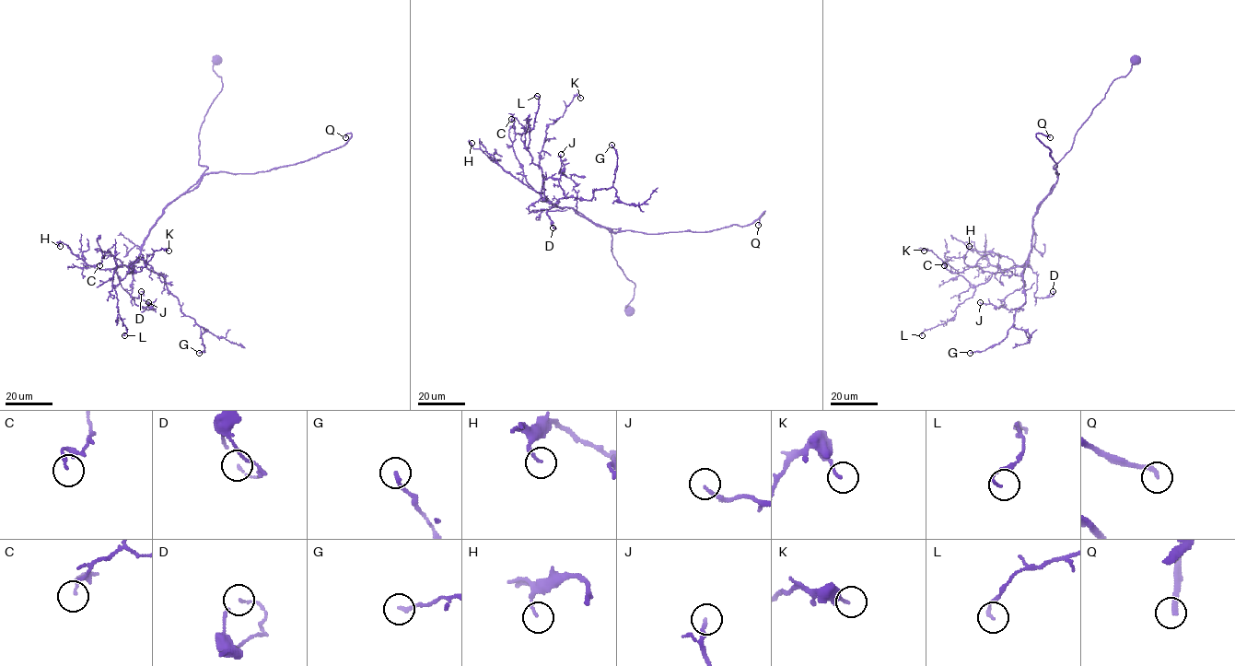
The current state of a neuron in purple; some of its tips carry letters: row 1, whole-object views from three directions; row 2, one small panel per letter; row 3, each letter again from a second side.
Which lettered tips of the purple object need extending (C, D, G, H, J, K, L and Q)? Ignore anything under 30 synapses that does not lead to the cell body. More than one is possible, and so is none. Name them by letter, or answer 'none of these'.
Q

